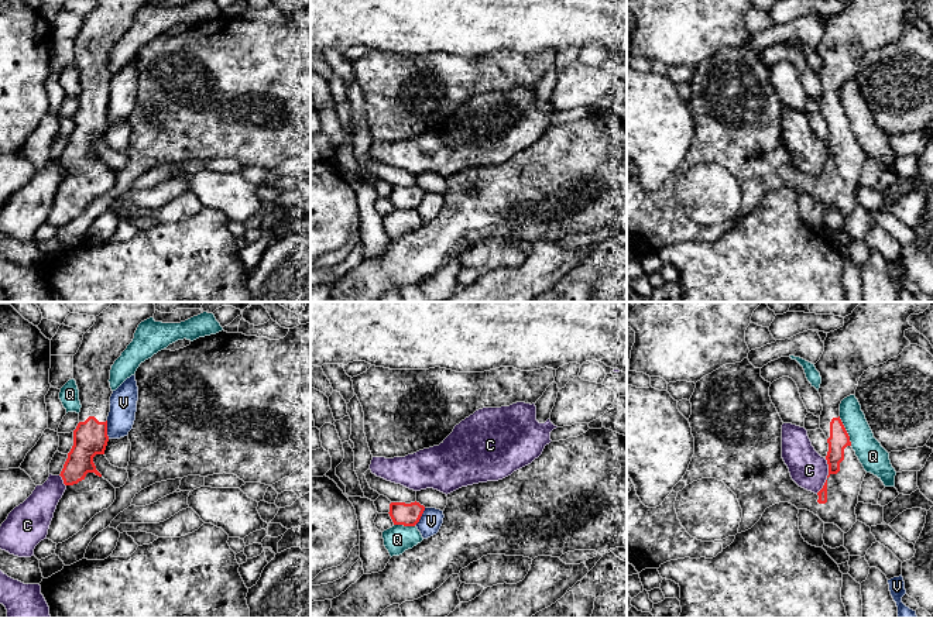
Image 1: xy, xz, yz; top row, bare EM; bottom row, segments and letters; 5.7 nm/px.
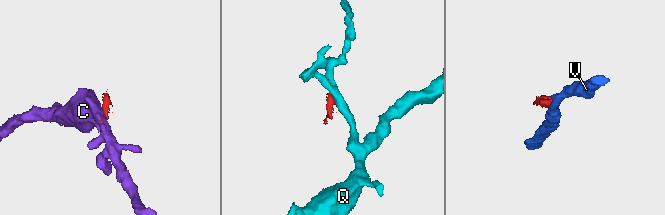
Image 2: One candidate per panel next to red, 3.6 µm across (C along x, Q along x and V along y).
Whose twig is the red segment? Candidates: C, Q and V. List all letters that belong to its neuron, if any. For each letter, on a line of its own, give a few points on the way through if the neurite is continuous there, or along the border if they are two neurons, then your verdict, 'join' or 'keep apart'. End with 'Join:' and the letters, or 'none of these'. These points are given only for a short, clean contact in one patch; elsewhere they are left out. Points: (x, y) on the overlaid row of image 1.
C: border yz (826, 459), (827, 477), (816, 493); keep apart
Q: border yz (839, 416), (851, 445); keep apart
V: border xy (106, 421), (106, 435), (109, 438); keep apart
Join: none of these

